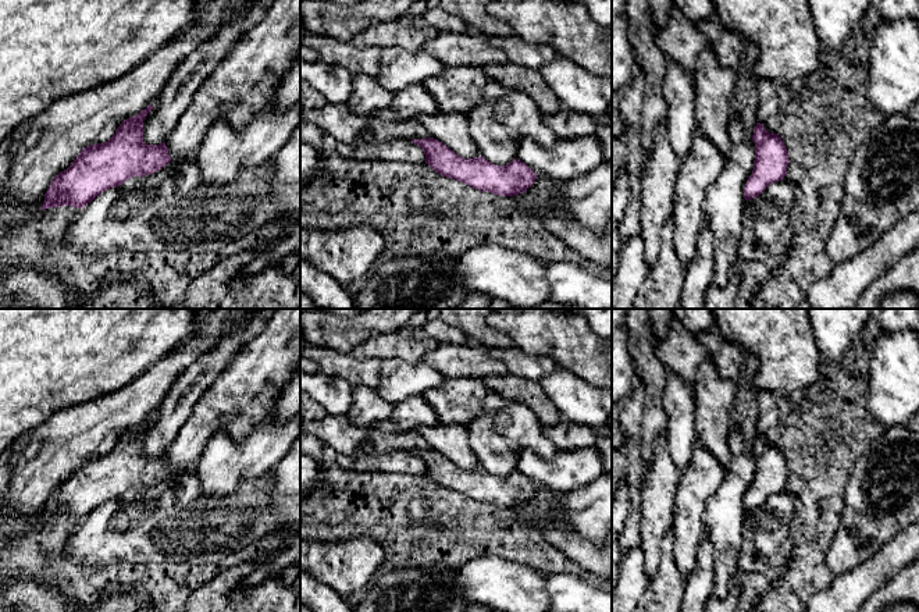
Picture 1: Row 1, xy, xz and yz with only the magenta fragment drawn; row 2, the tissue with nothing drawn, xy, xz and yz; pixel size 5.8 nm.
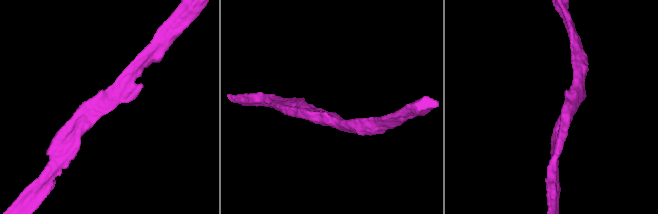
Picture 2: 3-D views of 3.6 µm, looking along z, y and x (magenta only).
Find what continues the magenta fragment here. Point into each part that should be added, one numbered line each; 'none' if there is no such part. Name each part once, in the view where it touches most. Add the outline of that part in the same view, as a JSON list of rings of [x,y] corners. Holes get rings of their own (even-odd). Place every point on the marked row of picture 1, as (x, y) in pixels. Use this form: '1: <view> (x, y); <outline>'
none

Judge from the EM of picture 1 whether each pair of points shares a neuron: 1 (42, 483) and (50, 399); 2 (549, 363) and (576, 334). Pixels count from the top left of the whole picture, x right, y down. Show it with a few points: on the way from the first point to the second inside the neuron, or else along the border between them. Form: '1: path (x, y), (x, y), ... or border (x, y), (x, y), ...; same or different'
1: border (56, 412), (32, 430); different
2: border (522, 349), (531, 355), (548, 355), (559, 366); different

